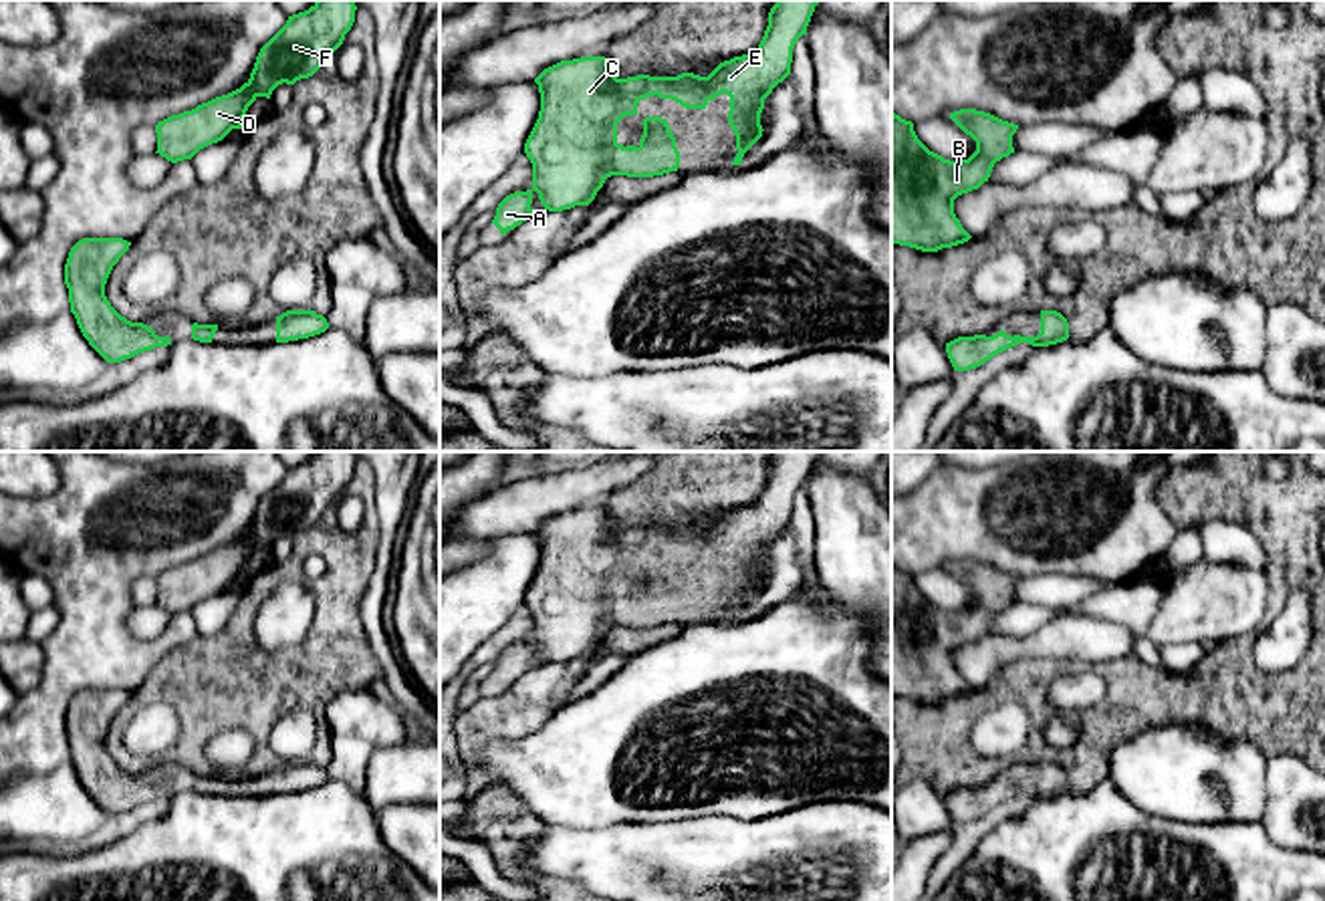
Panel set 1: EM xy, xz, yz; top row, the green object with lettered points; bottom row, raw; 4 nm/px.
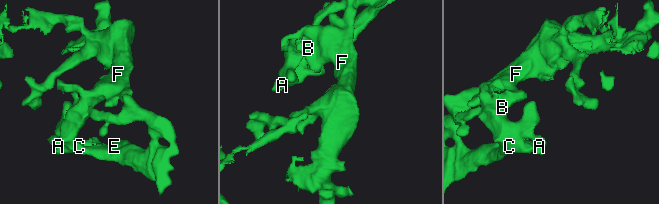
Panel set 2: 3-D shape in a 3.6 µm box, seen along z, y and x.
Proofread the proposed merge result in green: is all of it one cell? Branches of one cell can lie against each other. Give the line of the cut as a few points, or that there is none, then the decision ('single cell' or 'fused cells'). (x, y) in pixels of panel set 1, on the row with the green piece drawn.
no cut | single cell

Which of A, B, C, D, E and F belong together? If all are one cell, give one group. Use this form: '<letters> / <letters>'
A B C D E F

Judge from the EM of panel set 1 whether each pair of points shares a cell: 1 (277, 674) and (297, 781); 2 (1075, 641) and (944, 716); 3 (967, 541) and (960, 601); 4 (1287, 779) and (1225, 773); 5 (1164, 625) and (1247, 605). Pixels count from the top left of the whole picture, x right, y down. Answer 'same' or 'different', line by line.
1: different
2: different
3: different
4: different
5: same

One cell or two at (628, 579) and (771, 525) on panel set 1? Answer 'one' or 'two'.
one

